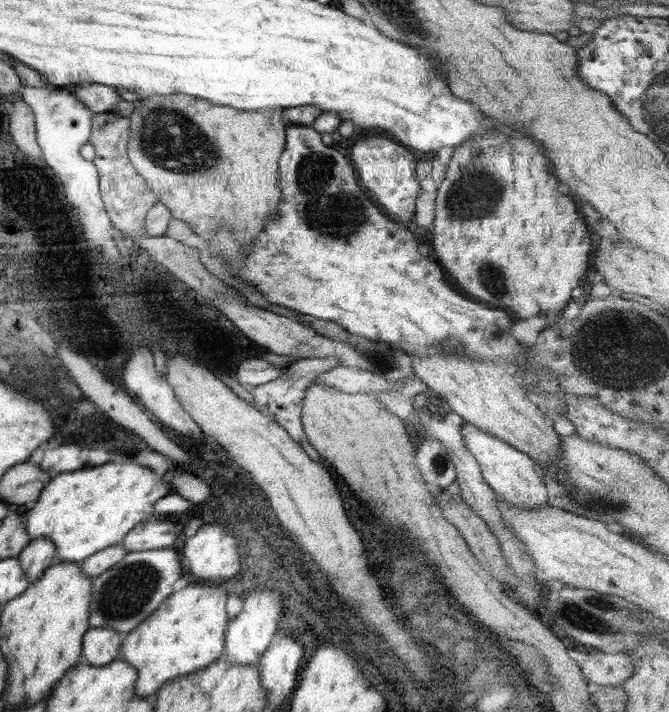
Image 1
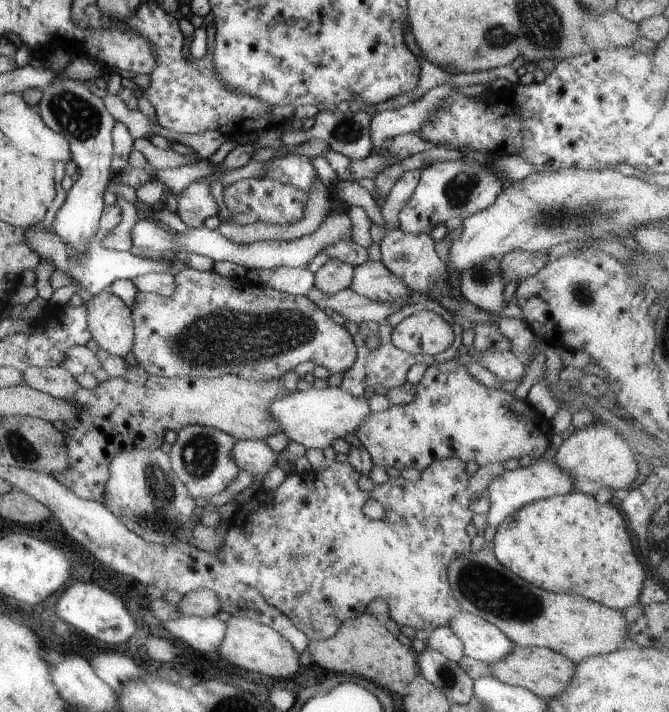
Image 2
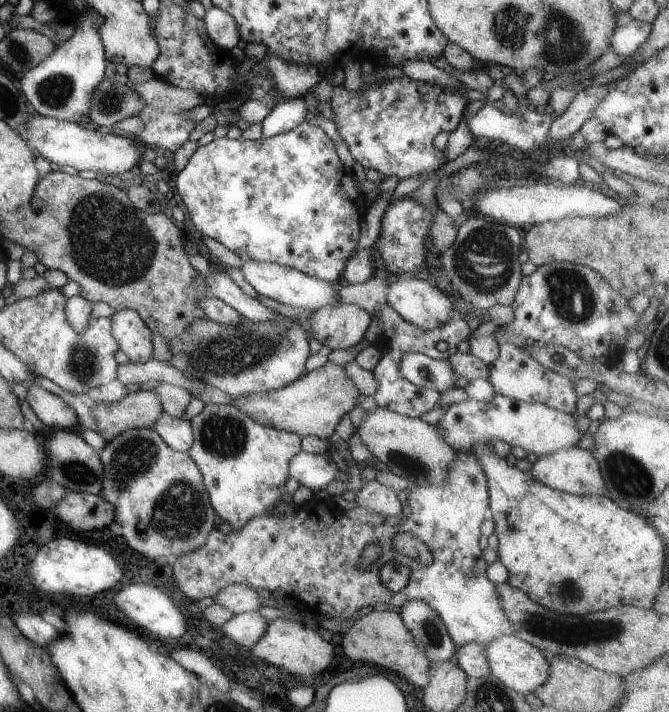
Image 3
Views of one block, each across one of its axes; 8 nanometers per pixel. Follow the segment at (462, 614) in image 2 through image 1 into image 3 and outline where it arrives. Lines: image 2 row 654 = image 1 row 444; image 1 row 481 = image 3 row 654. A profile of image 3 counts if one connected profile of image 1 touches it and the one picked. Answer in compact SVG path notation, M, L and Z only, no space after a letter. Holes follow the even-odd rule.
M499 636L496 640L492 640L486 650L486 658L490 664L490 672L500 682L503 682L508 688L515 690L527 696L532 692L536 692L536 688L540 688L546 680L548 680L548 670L550 664L546 660L546 656L540 648L528 644L522 638L516 636Z

